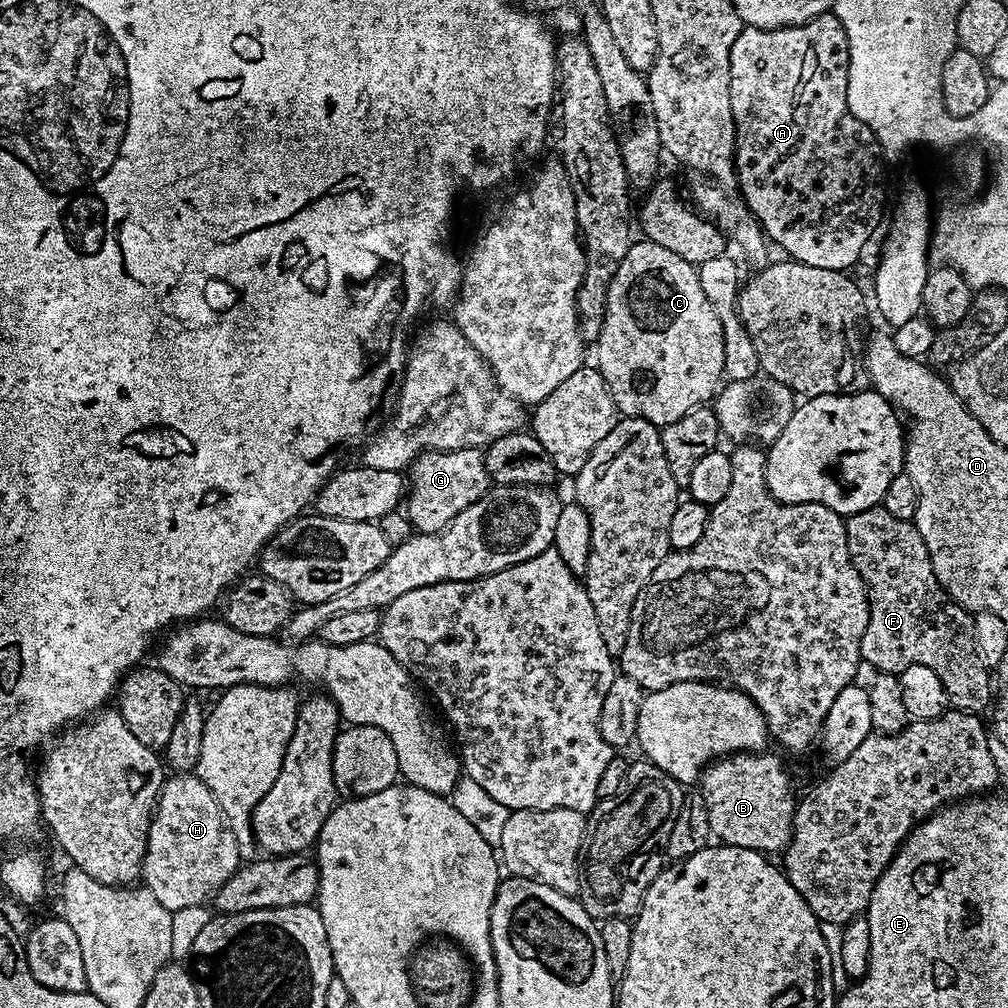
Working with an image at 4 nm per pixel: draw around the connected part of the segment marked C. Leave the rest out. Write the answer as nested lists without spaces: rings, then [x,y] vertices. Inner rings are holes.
[[[637,239],[630,246],[630,250],[626,250],[626,258],[622,258],[622,262],[608,287],[604,325],[600,331],[599,340],[595,341],[594,348],[596,348],[595,367],[600,369],[602,378],[612,395],[612,400],[616,404],[617,413],[624,418],[630,416],[642,418],[646,422],[657,426],[678,422],[678,418],[682,418],[682,414],[707,405],[715,397],[722,381],[725,379],[722,322],[718,320],[718,314],[714,312],[714,306],[710,306],[710,298],[706,298],[706,293],[702,291],[702,282],[700,281],[697,265],[686,262],[686,258],[678,258],[678,254],[674,254],[674,250],[666,250],[666,246],[658,246],[658,242],[653,240]]]

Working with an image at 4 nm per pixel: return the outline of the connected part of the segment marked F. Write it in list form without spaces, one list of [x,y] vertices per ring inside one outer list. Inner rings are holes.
[[[877,506],[847,517],[844,529],[852,564],[868,591],[868,625],[860,639],[861,661],[873,664],[876,672],[897,674],[906,666],[930,666],[942,678],[953,709],[987,713],[994,704],[993,673],[976,645],[973,613],[941,588],[915,523],[894,518],[890,510]]]

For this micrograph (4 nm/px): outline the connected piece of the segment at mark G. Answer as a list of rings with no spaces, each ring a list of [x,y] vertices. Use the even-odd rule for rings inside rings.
[[[481,449],[423,452],[410,465],[410,479],[406,484],[406,515],[417,533],[440,532],[454,522],[454,518],[458,518],[466,506],[474,506],[478,498],[485,496],[489,487]]]

